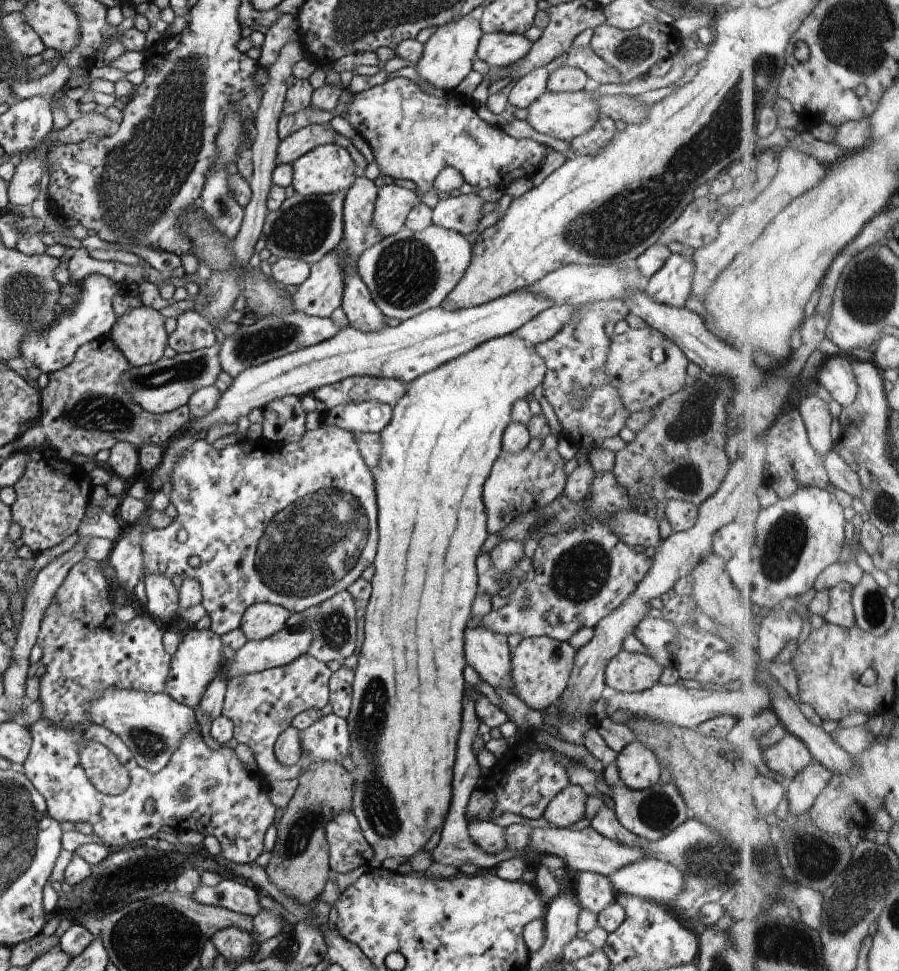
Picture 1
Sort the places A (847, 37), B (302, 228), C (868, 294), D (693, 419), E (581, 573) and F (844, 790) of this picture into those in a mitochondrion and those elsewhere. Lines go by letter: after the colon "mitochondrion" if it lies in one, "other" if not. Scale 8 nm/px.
A: mitochondrion
B: mitochondrion
C: mitochondrion
D: mitochondrion
E: mitochondrion
F: other

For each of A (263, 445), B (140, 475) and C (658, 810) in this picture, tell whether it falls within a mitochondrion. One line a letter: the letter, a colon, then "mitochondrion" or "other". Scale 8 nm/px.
A: other
B: other
C: mitochondrion

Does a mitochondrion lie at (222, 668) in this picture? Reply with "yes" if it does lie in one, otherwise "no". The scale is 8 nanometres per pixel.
no

